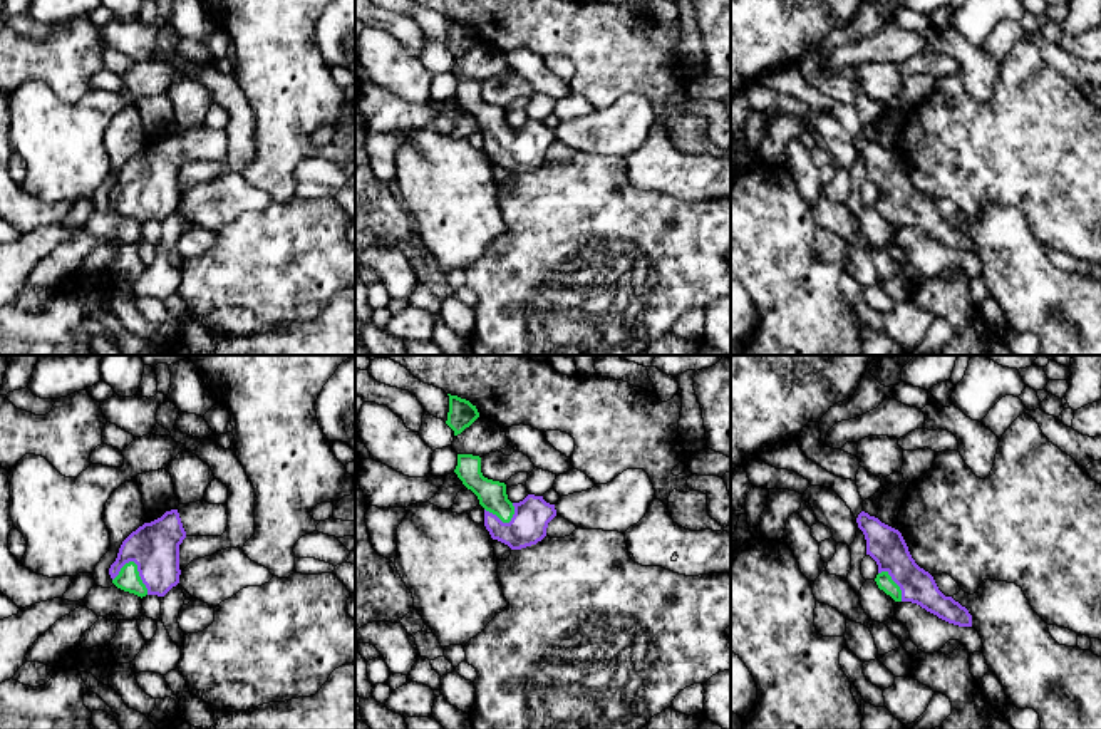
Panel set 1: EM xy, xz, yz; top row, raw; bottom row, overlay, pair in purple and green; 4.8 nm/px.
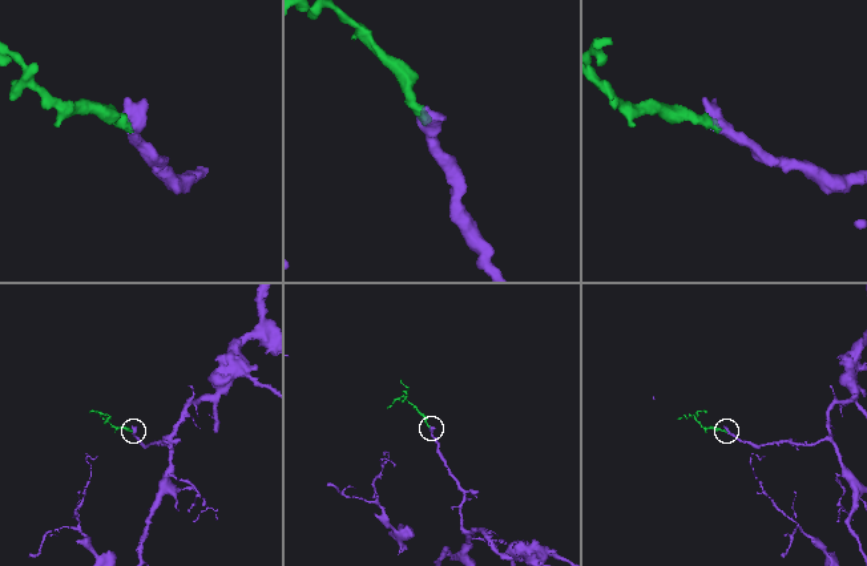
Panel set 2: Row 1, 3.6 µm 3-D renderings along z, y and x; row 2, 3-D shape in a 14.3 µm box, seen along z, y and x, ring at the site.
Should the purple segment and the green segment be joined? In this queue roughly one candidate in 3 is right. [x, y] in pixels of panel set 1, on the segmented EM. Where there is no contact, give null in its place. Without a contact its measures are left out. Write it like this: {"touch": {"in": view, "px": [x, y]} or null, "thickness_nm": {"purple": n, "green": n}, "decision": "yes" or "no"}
{"touch": {"in": "xy", "px": [139, 575]}, "thickness_nm": {"purple": 240, "green": 110}, "decision": "yes"}

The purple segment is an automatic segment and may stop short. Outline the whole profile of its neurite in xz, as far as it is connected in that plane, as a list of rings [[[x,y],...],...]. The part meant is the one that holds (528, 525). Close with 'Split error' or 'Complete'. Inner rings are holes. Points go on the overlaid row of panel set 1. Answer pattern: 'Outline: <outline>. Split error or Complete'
Outline: [[[457,454],[454,473],[478,496],[484,508],[484,526],[493,540],[511,550],[521,550],[546,536],[548,523],[556,516],[556,509],[543,496],[528,494],[523,501],[511,503],[504,483],[483,476],[479,456]]]. Split error

